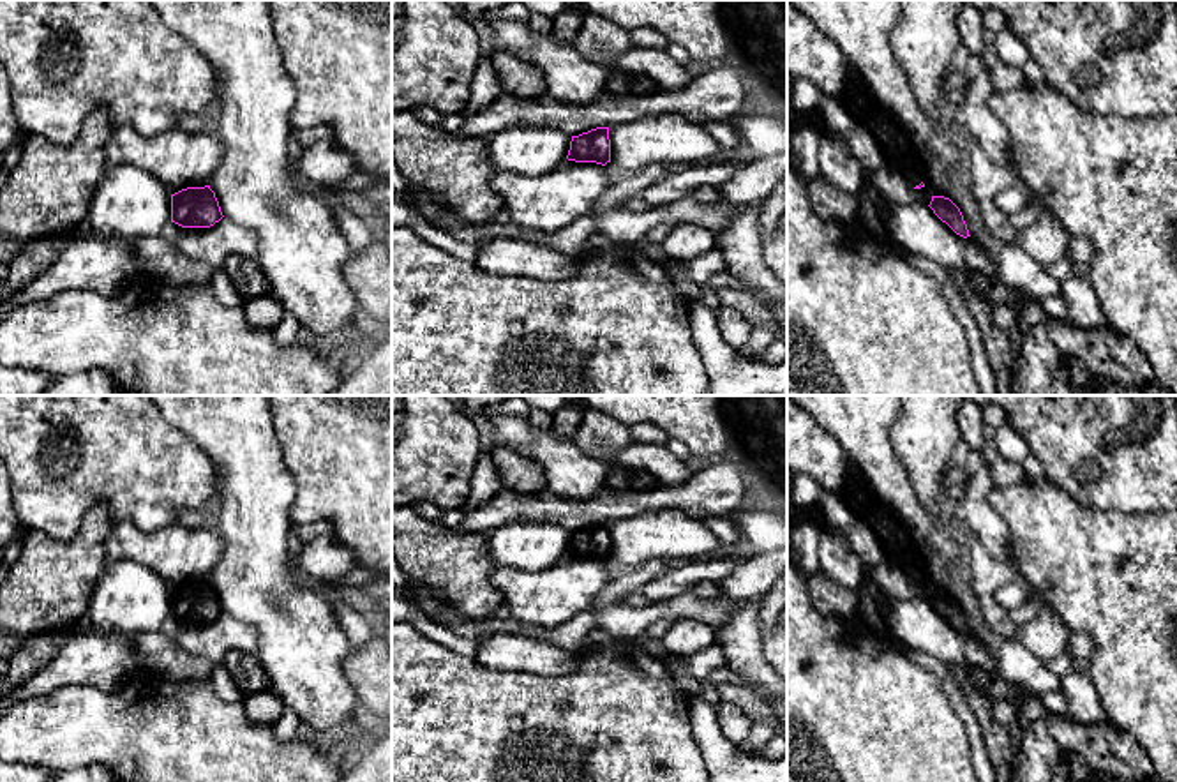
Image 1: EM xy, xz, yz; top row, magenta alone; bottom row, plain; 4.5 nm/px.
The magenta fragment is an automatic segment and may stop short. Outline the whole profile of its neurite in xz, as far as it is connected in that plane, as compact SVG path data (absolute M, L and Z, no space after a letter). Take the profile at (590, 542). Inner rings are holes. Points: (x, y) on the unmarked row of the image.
M596 523L572 531L566 554L575 558L596 558L602 561L611 558L609 523Z

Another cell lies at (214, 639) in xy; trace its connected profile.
M226 613L210 623L182 623L169 618L162 632L171 635L187 653L222 662L233 651L258 657L258 630Z

